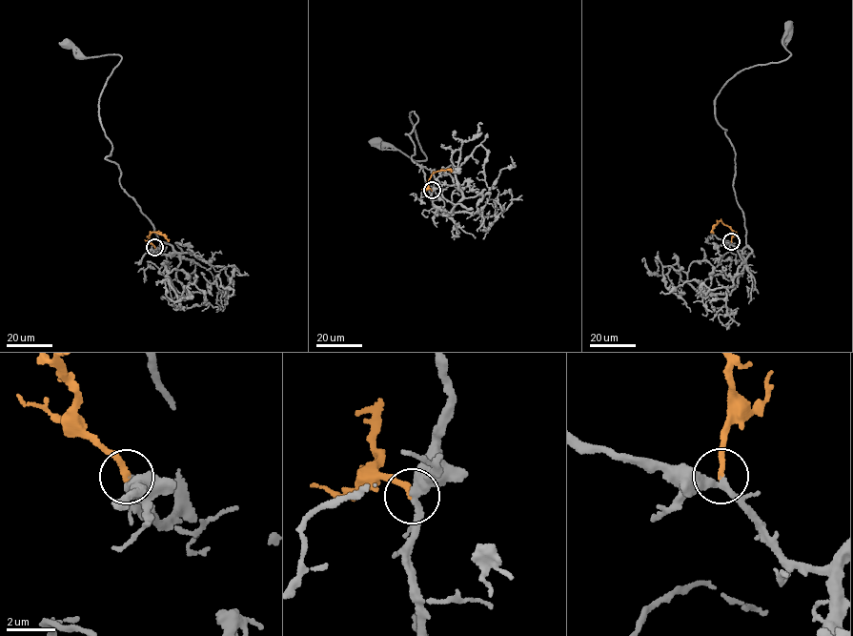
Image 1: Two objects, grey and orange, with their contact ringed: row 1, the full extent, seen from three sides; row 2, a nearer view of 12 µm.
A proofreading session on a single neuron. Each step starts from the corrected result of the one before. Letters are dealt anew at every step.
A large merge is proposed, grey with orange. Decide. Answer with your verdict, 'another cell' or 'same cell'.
same cell

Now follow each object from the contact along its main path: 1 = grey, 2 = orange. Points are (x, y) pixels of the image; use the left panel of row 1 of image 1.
1: (155, 248), (153, 224), (105, 158), (98, 106), (121, 57), (68, 44)
2: (155, 248), (150, 238), (152, 233), (163, 235), (168, 241)

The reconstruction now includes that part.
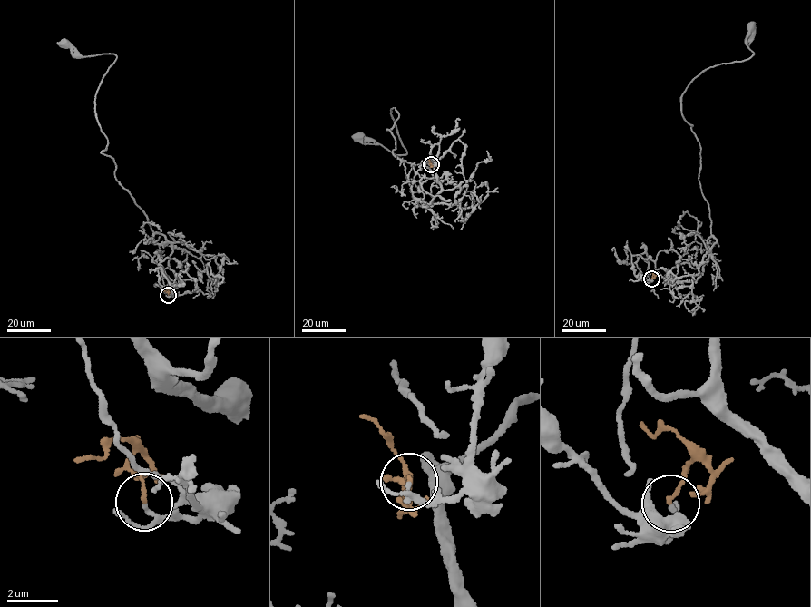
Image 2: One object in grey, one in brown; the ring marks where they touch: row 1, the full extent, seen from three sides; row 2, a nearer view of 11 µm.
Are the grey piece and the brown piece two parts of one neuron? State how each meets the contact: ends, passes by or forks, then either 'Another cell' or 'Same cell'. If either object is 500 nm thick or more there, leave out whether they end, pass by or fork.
At the ring grey passes by. At the ring brown ends. Another cell

